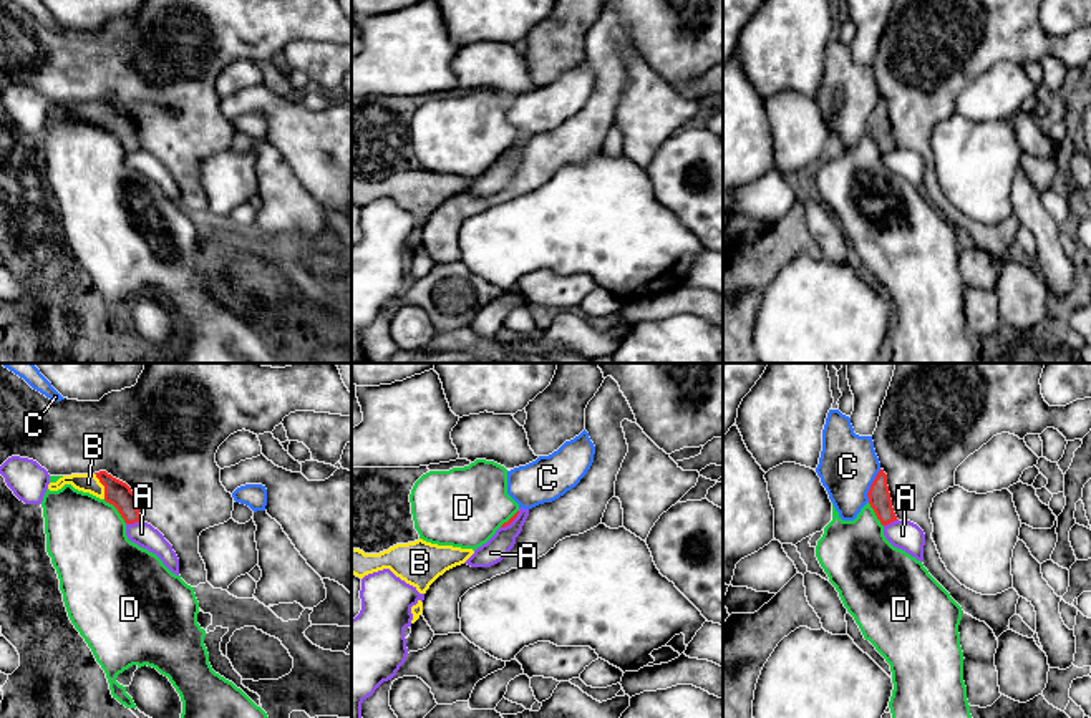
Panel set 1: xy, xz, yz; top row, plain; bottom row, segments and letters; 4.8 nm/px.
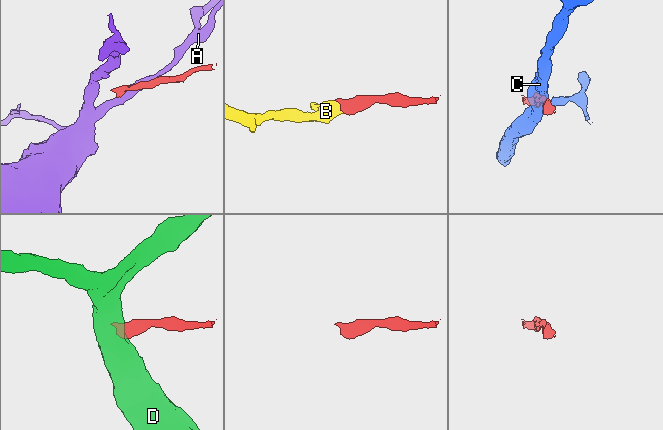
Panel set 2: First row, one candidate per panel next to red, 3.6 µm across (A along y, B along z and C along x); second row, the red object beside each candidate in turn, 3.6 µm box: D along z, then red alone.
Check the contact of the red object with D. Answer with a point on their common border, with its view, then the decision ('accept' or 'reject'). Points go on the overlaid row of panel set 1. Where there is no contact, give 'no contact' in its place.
contact xy (116, 508); reject

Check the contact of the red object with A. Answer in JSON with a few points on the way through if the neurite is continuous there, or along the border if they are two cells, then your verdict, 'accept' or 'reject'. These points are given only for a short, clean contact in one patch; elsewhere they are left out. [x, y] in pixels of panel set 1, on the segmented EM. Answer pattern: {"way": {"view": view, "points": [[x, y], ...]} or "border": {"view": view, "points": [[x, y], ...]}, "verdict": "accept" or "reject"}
{"border": {"view": "xy", "points": [[140, 519], [126, 524]]}, "verdict": "reject"}

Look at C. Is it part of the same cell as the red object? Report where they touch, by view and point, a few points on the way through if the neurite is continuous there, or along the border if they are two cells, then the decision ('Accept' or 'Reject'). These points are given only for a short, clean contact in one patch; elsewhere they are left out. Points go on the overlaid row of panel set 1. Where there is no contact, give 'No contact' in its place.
Touches red at yz (871, 486). Reject

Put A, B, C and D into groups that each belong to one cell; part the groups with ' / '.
A / B / C / D

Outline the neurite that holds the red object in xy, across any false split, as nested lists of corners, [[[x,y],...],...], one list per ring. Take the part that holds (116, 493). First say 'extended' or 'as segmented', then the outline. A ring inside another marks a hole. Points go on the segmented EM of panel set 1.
extended; [[[99,471],[95,474],[63,476],[56,483],[50,483],[48,489],[58,491],[65,484],[71,484],[78,491],[90,492],[113,504],[126,524],[134,524],[141,521],[136,494],[126,483],[113,478],[106,471]]]

